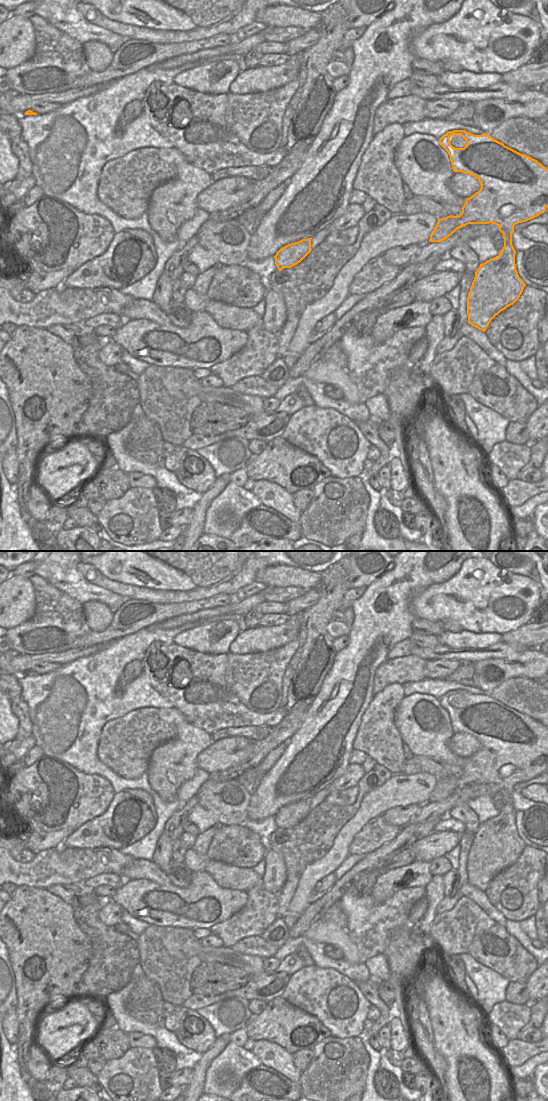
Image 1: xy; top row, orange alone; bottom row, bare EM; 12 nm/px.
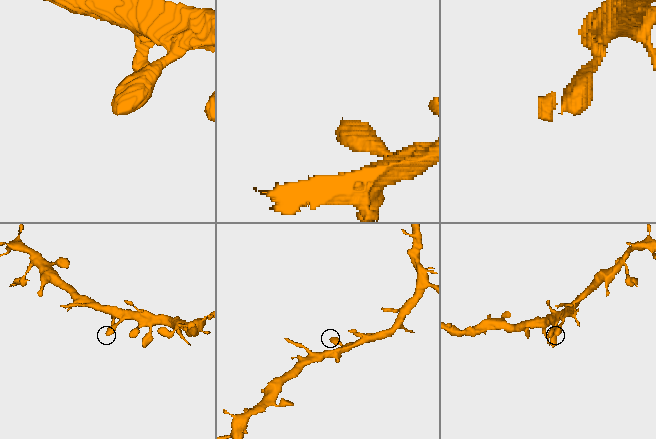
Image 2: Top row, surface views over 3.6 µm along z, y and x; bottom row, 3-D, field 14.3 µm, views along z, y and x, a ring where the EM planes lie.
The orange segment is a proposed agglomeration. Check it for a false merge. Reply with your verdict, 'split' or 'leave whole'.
leave whole

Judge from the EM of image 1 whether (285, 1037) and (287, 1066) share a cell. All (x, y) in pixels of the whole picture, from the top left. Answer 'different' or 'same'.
different

